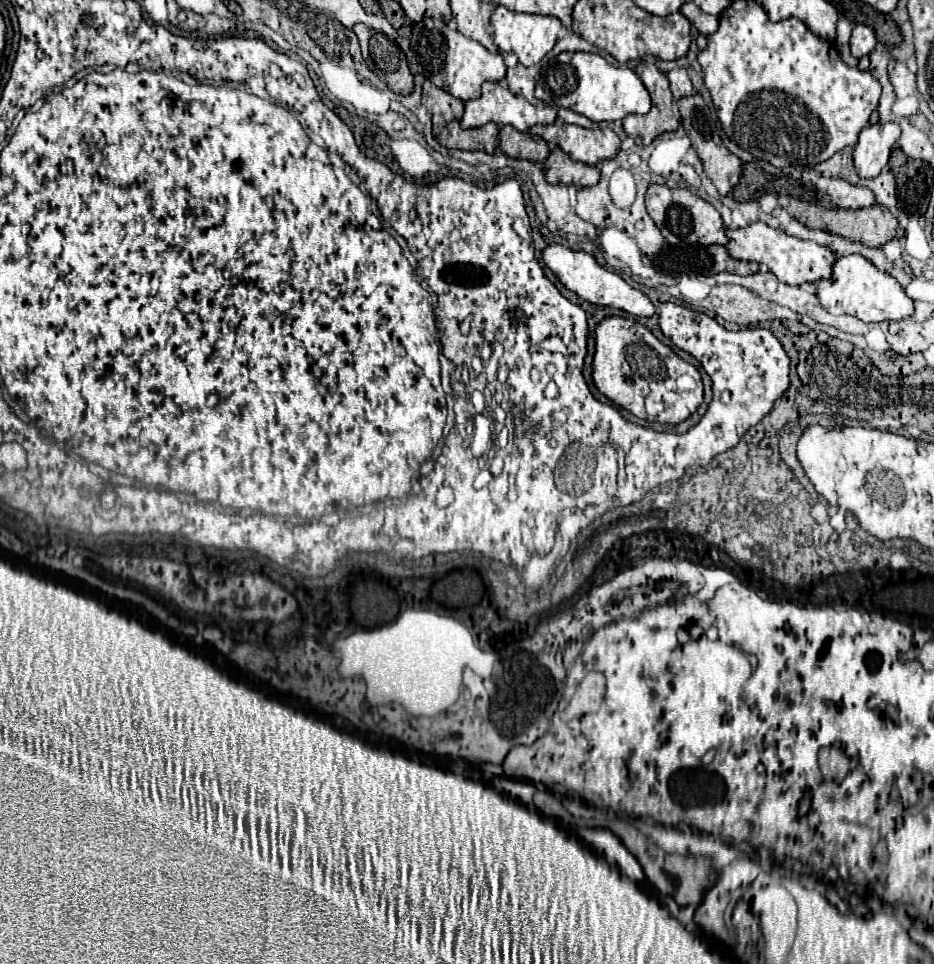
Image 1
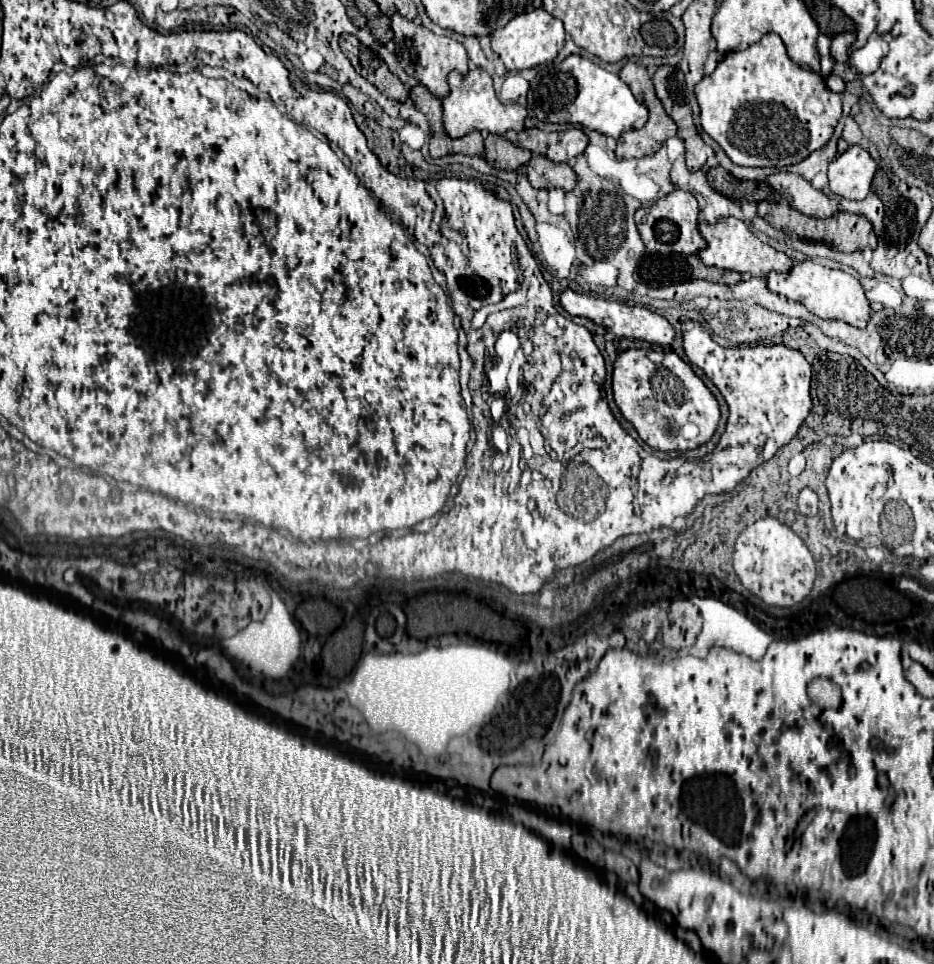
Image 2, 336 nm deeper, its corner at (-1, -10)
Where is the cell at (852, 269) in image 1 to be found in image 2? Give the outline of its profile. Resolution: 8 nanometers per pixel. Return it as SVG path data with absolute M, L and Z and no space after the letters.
M802 261L802 263L794 265L792 271L788 271L788 273L772 271L766 281L768 281L770 291L782 293L788 299L802 303L812 315L816 315L820 319L844 321L844 323L850 323L860 329L864 329L870 321L872 307L870 307L870 301L866 299L862 283L856 277L852 277L850 273L844 273L840 269L828 269L814 261Z

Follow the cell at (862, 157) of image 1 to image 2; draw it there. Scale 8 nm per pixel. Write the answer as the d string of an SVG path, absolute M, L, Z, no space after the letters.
M852 145L828 167L830 191L846 199L864 199L870 193L876 169L876 159L860 145Z

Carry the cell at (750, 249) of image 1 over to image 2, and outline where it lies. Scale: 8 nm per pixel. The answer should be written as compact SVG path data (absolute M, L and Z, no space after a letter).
M726 217L726 219L720 219L716 225L700 223L700 233L708 243L708 247L698 253L698 257L702 259L704 265L718 267L718 269L730 269L730 271L738 271L738 273L750 273L754 277L768 277L770 271L788 273L794 267L794 261L788 255L784 255L782 251L776 251L774 247L762 243L748 229L748 225L742 219Z

